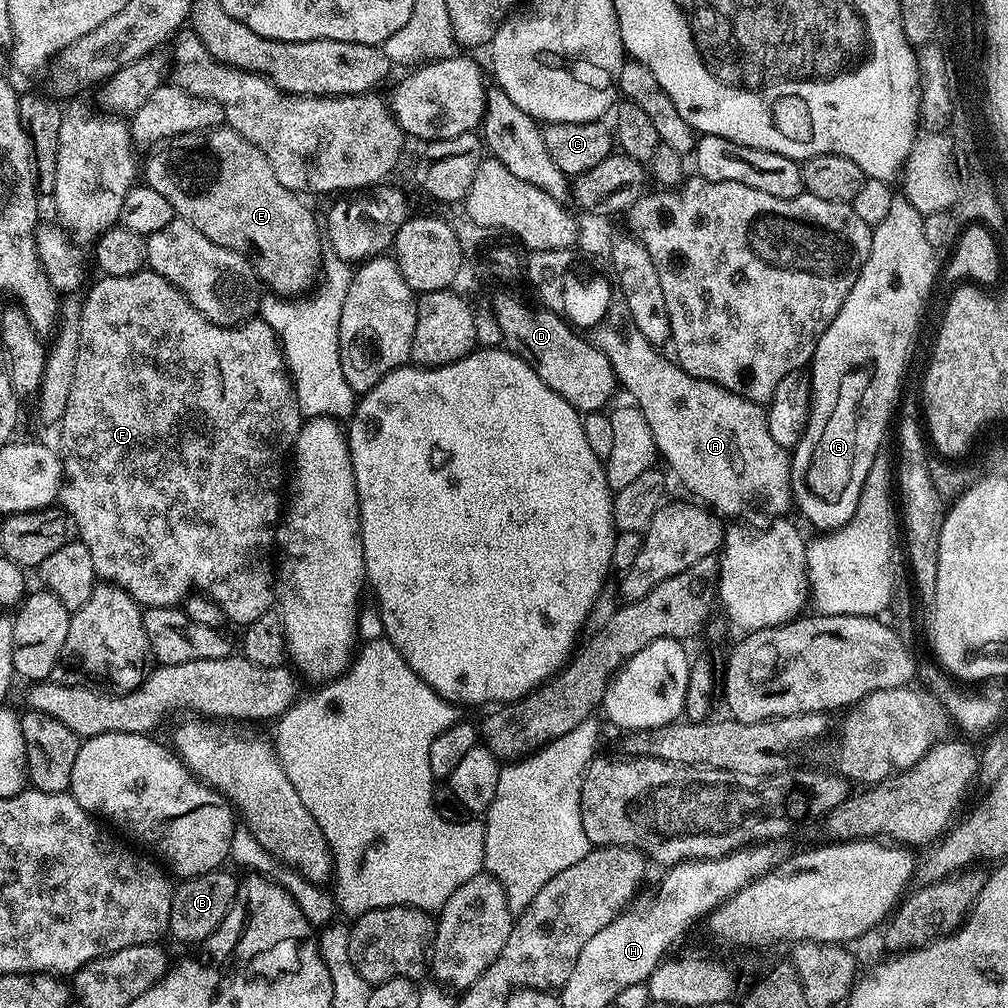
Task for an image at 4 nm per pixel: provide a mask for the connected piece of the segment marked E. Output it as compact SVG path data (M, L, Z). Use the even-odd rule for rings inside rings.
M221 126L206 132L187 132L160 140L147 152L148 157L142 160L143 183L158 190L158 194L170 202L179 219L190 222L190 226L206 234L210 242L218 242L218 246L226 246L226 250L234 250L243 256L253 273L273 288L269 288L273 293L292 296L313 283L322 262L321 225L320 228L316 225L316 216L300 201L303 199L278 182L274 166L270 166L266 154L262 154L258 146L246 142L246 138L232 128Z

